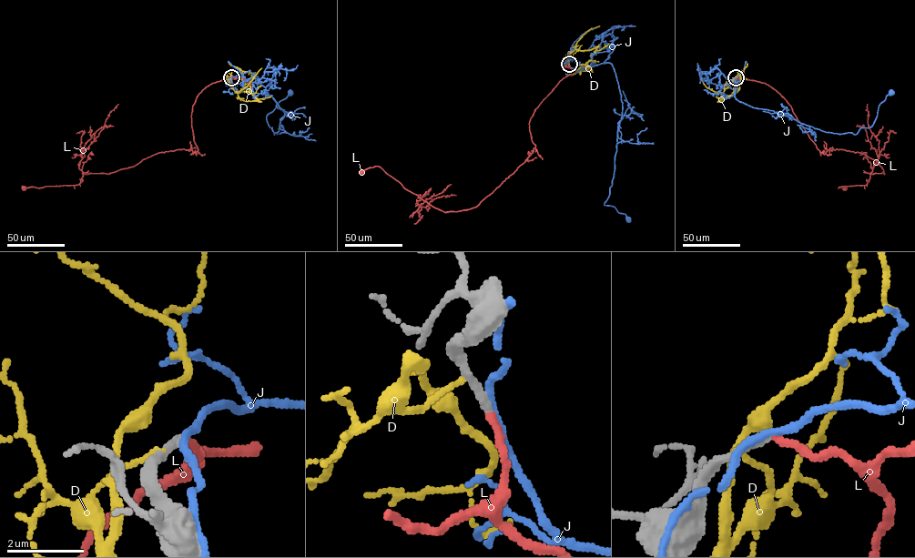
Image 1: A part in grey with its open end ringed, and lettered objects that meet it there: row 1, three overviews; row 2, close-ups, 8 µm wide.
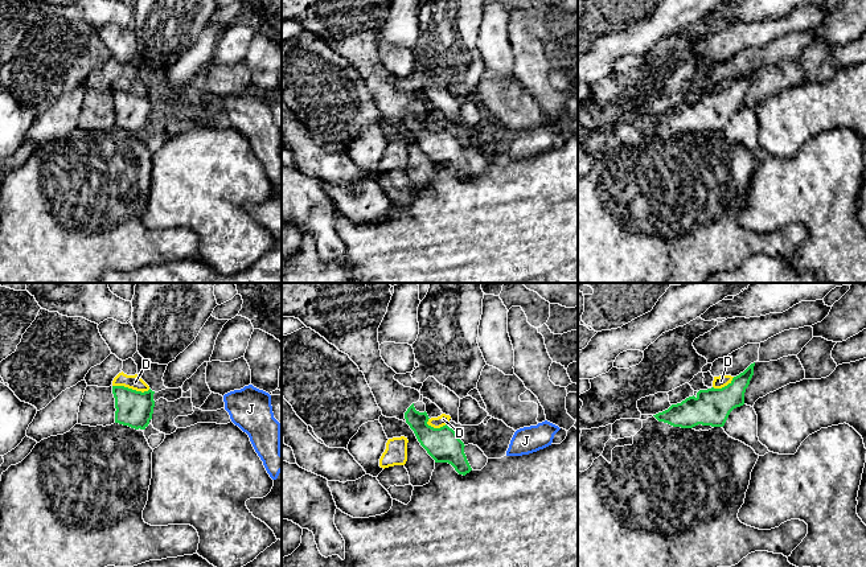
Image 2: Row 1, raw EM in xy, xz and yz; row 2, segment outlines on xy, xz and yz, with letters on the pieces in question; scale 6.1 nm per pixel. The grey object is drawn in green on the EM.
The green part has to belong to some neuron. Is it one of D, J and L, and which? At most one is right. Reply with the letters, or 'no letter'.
L

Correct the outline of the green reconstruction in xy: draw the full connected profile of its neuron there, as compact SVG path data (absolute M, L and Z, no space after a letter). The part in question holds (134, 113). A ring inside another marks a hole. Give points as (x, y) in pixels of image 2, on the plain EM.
M112 90L115 102L115 127L128 130L135 133L145 133L152 123L155 104L151 93L136 95L124 90Z

